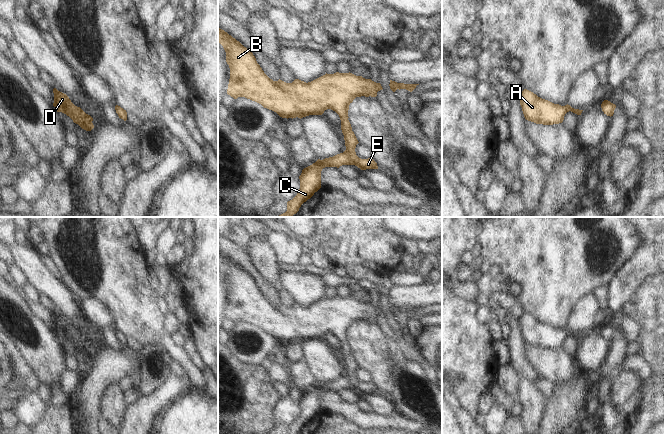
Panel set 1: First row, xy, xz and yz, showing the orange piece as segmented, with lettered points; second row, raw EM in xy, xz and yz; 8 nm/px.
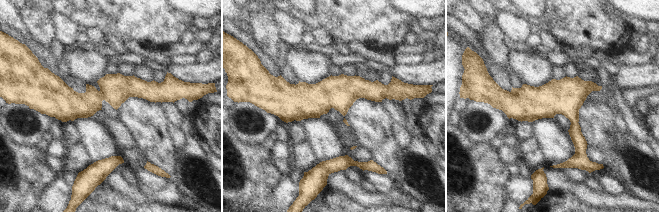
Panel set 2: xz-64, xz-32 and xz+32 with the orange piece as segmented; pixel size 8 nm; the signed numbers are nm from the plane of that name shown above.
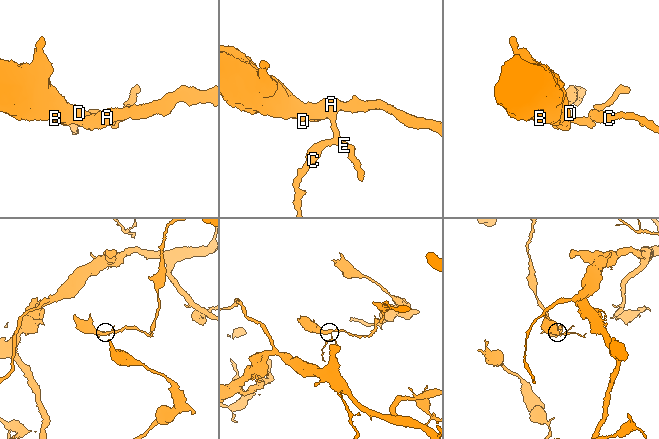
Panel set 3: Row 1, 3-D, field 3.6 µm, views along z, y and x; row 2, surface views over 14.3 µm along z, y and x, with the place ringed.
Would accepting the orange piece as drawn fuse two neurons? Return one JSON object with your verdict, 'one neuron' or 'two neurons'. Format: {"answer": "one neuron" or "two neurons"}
{"answer": "one neuron"}

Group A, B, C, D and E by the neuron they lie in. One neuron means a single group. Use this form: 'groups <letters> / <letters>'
groups A B C D E

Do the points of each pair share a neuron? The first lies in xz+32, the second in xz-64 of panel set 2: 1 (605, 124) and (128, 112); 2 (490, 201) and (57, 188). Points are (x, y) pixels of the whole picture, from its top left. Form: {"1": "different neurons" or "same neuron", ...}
{"1": "same neuron", "2": "different neurons"}

